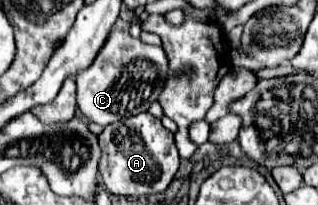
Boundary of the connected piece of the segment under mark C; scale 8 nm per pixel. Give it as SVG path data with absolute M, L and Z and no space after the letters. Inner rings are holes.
M112 30L92 66L76 76L78 108L90 122L108 126L122 118L146 112L158 100L168 72L168 60L160 46L150 46L128 32Z

